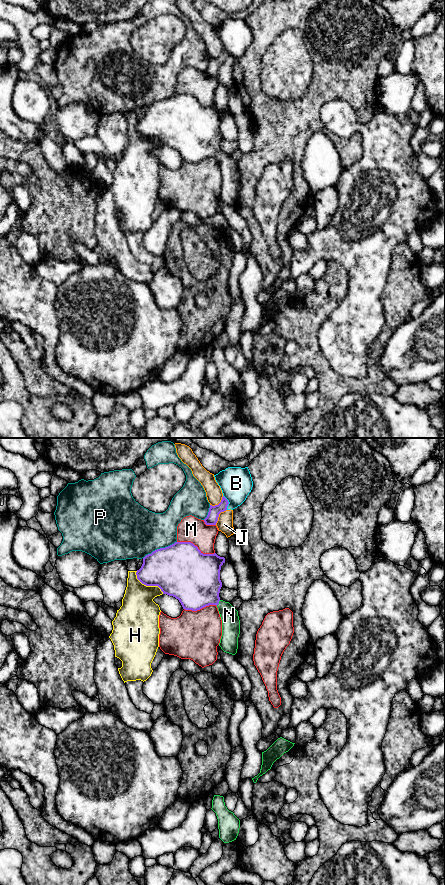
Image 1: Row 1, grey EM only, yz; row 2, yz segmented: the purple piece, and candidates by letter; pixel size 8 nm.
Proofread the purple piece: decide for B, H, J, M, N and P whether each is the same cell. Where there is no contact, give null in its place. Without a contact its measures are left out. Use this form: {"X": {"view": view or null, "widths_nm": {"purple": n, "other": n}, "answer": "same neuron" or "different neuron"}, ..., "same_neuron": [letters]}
{"B": {"view": "yz", "widths_nm": {"purple": 90, "other": 260}, "answer": "different neuron"}, "H": {"view": "yz", "widths_nm": {"purple": 380, "other": 320}, "answer": "different neuron"}, "J": {"view": "yz", "widths_nm": {"purple": 90, "other": 130}, "answer": "different neuron"}, "M": {"view": "yz", "widths_nm": {"purple": 440, "other": 200}, "answer": "different neuron"}, "N": {"view": "yz", "widths_nm": {"purple": 400, "other": 140}, "answer": "same neuron"}, "P": {"view": "yz", "widths_nm": {"purple": 440, "other": 420}, "answer": "different neuron"}, "same_neuron": ["N"]}

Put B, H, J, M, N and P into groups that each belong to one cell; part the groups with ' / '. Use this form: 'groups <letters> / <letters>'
groups B / H / J / M / N / P

